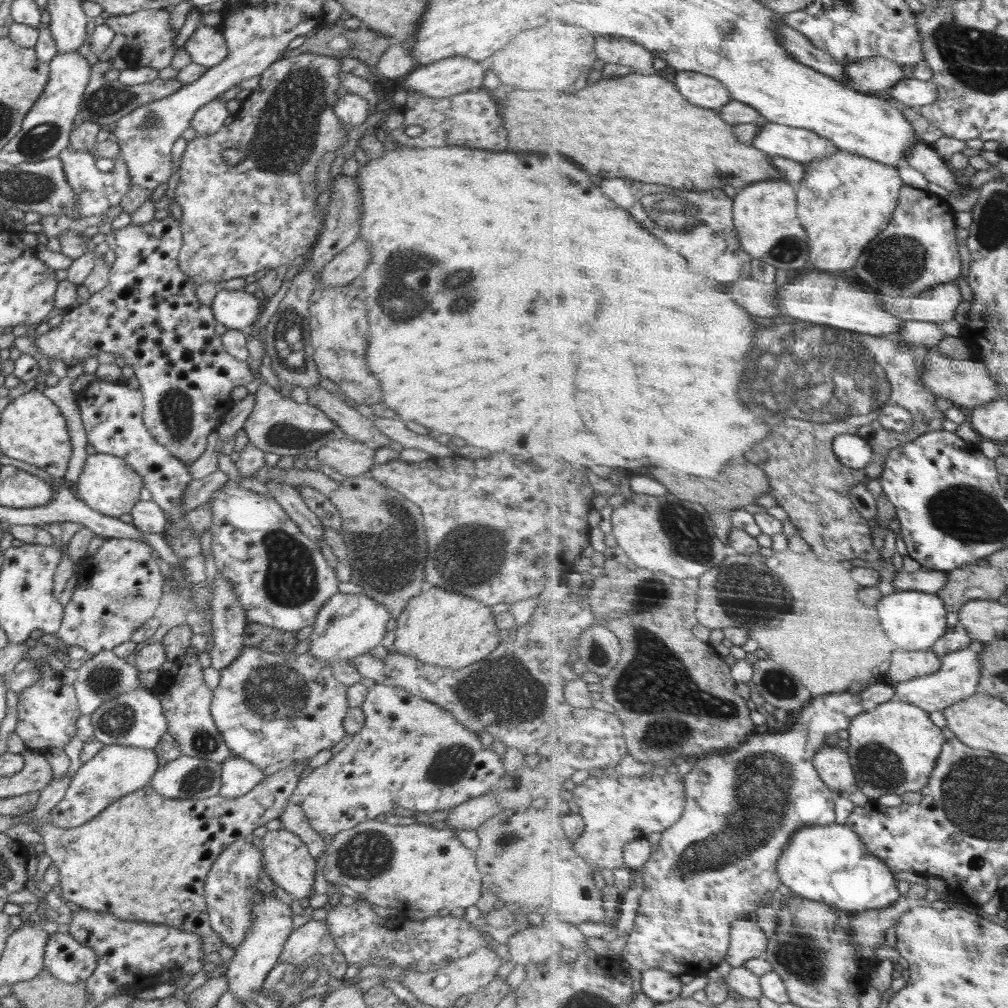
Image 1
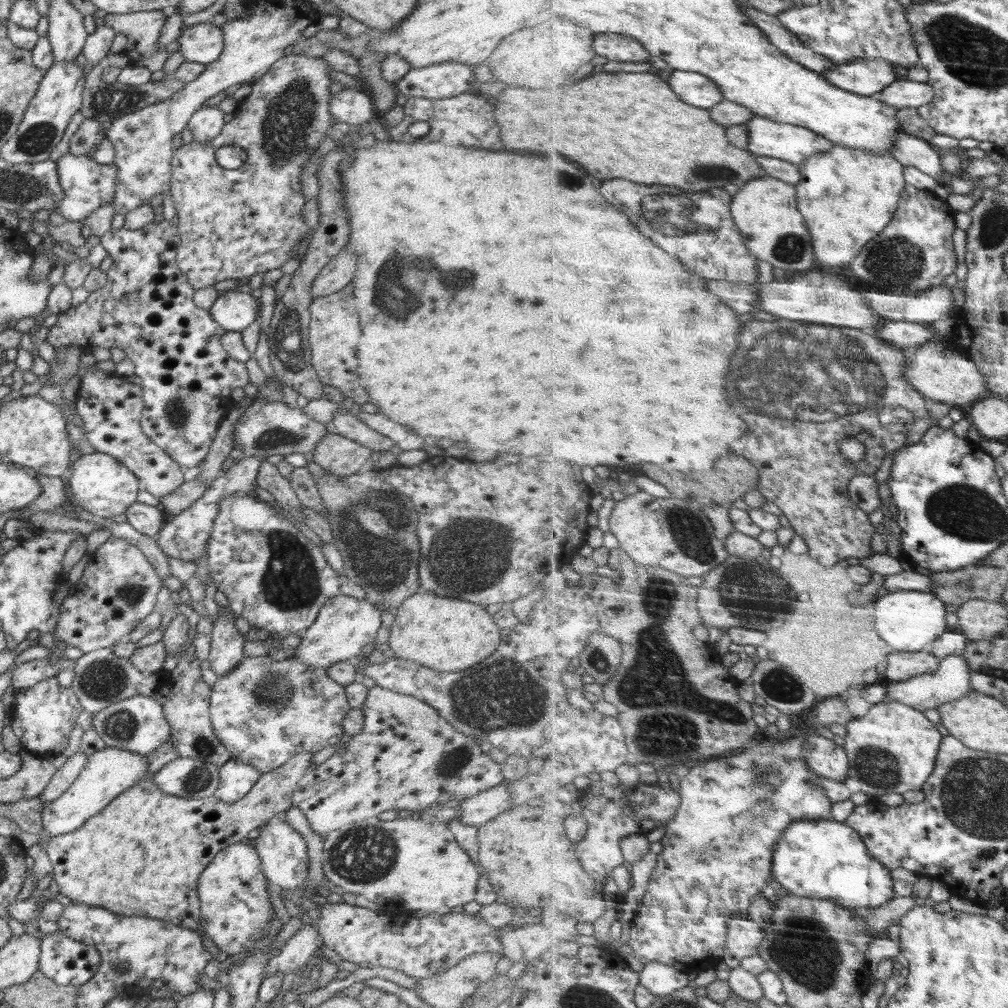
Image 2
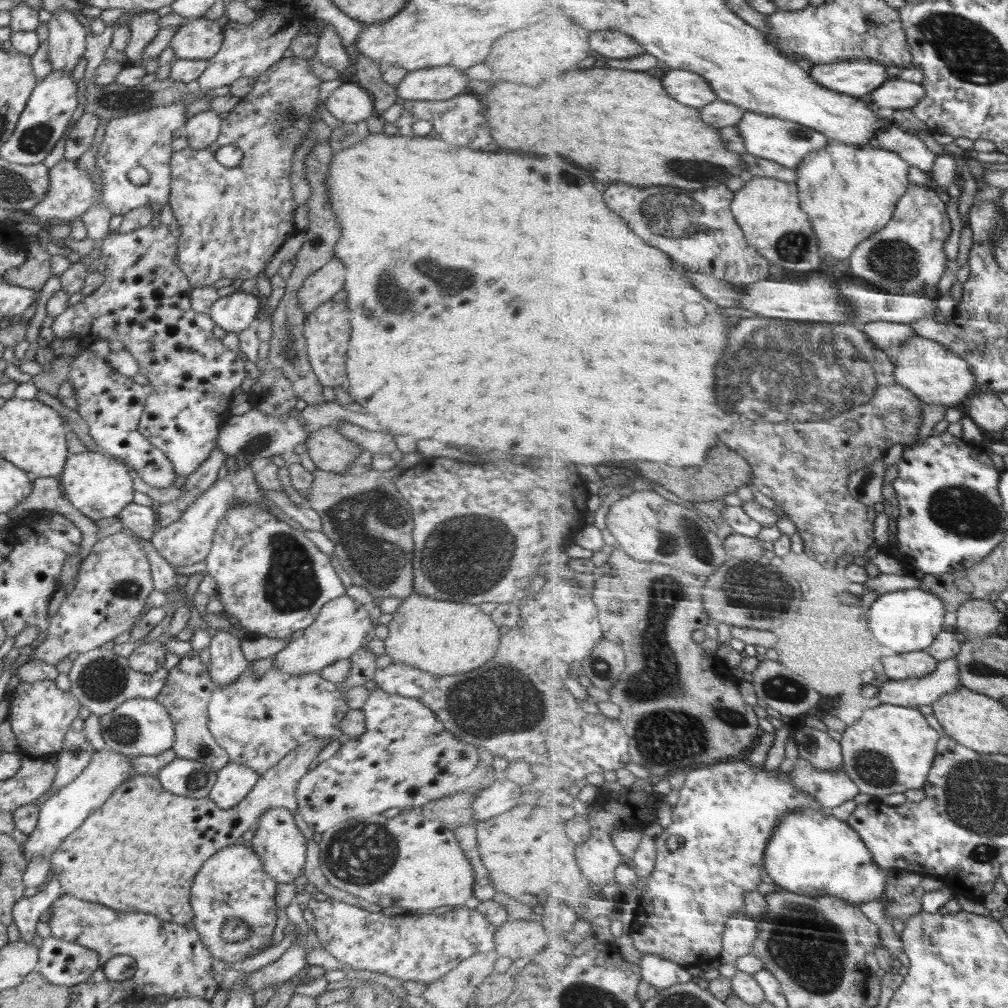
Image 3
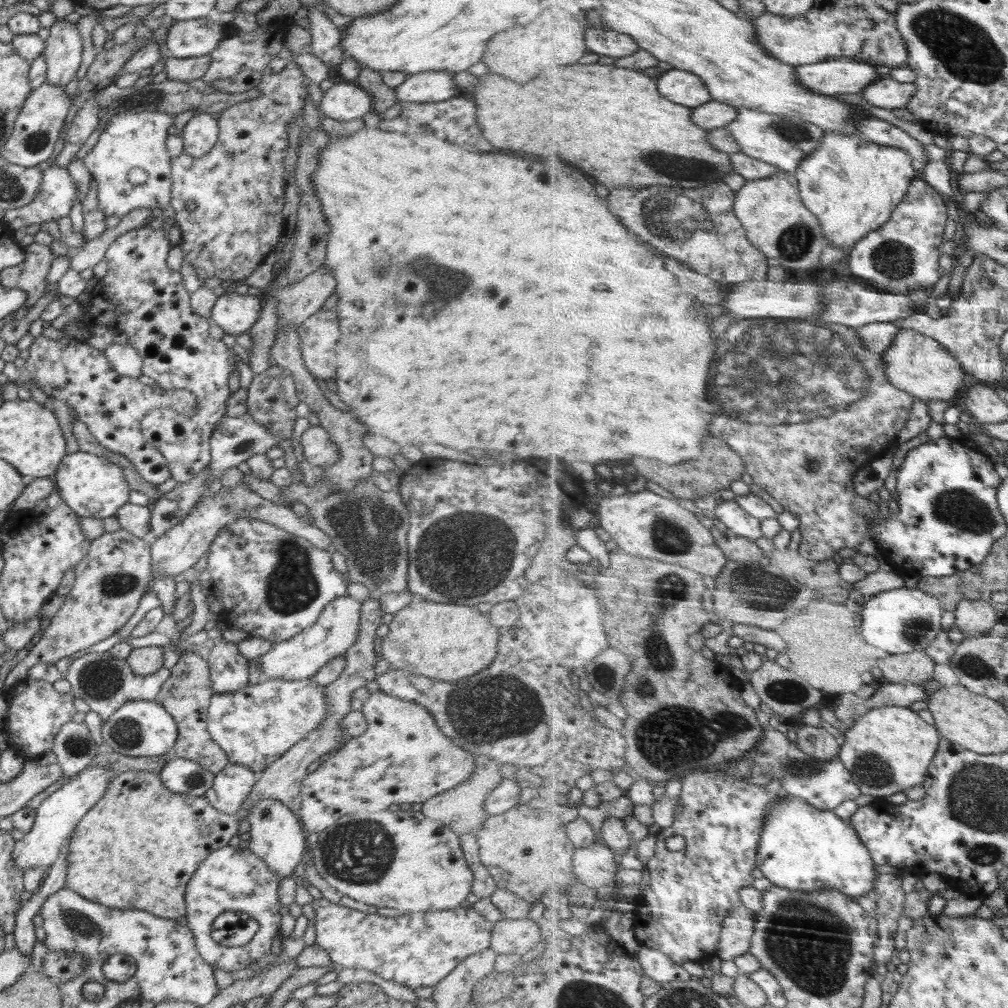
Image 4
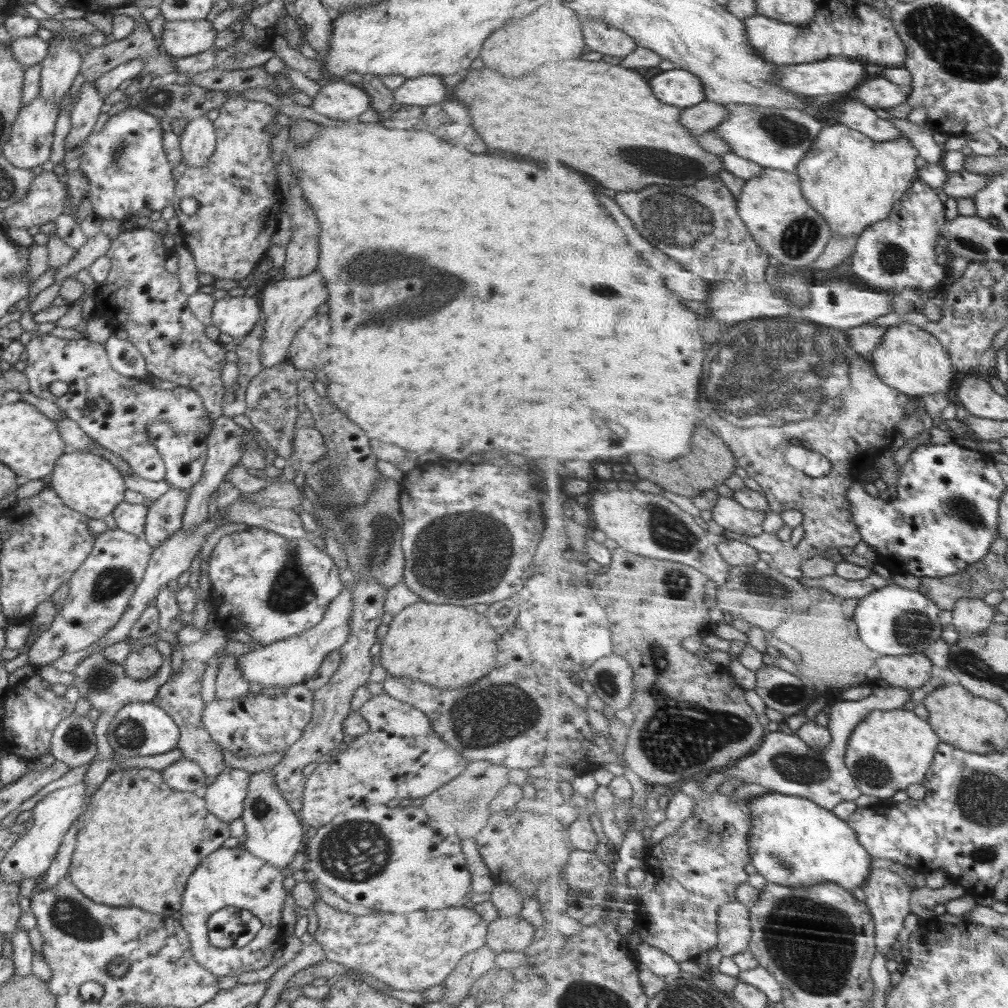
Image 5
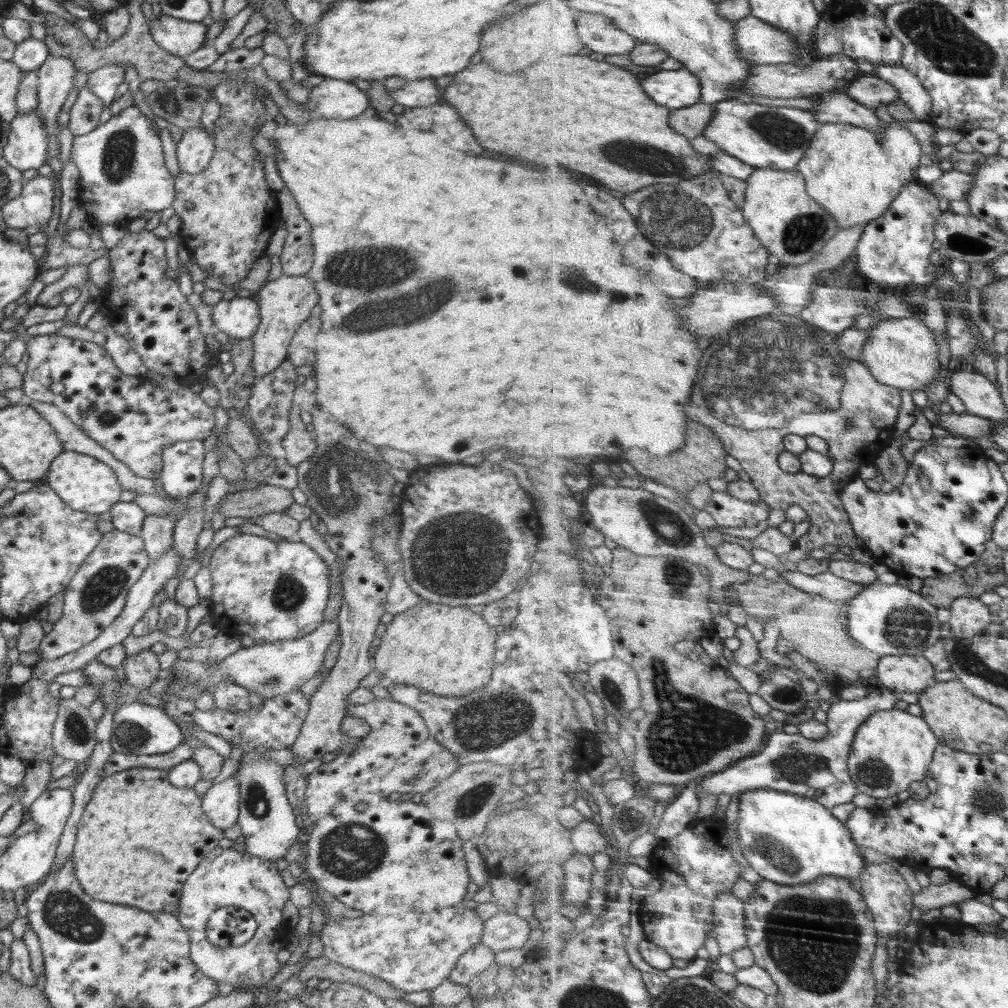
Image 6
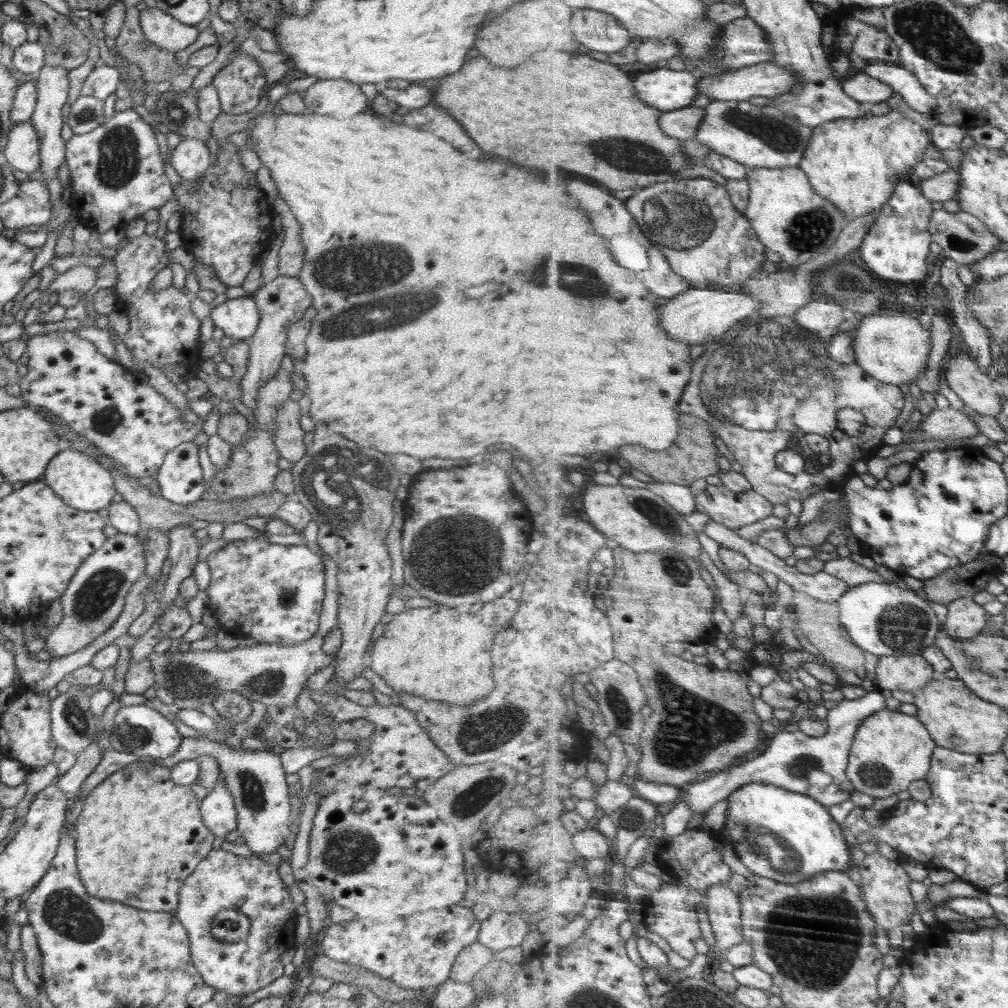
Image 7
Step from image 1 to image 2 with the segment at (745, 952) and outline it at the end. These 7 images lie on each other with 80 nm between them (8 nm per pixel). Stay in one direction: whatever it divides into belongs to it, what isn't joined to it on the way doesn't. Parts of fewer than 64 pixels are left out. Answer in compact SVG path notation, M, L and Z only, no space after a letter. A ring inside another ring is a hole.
M749 916L735 917L729 923L729 940L723 964L735 969L747 958L758 955L766 933L763 926Z

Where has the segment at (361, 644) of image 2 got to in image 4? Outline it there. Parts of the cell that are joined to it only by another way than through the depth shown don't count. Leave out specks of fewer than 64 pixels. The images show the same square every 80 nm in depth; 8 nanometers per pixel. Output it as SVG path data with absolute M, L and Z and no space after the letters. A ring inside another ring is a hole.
M346 594L330 601L318 620L288 640L276 643L268 652L256 657L258 670L265 678L304 680L313 677L329 660L342 655L358 638L361 602Z

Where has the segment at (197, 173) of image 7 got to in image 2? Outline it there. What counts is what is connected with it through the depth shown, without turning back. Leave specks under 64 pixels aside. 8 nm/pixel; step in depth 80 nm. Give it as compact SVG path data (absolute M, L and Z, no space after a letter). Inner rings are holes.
M217 106L200 107L188 121L187 128L192 132L194 144L205 144L216 138L226 124L225 112Z

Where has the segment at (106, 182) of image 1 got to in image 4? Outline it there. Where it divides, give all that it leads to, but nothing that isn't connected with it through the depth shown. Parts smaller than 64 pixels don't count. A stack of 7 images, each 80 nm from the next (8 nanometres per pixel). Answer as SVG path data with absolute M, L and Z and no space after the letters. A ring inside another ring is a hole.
M52 165L42 171L42 182L36 196L26 206L5 210L2 223L13 231L17 231L31 224L40 225L42 222L56 221L63 216L68 217L76 196L78 196L78 189L76 189L74 179L68 173L67 167Z

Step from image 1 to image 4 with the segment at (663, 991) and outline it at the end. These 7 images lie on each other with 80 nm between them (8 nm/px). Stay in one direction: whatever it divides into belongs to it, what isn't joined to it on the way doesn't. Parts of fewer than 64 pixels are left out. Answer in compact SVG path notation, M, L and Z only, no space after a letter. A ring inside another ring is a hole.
M642 946L637 955L642 962L645 974L658 982L664 984L665 982L686 982L694 978L682 964L677 963L665 952Z

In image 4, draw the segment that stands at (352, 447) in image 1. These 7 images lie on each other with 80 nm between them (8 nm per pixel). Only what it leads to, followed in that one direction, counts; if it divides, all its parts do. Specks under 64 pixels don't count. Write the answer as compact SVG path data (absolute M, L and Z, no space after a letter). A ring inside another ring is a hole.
M311 425L301 435L300 444L305 460L316 469L334 464L339 458L339 448L330 440L330 435L319 425Z

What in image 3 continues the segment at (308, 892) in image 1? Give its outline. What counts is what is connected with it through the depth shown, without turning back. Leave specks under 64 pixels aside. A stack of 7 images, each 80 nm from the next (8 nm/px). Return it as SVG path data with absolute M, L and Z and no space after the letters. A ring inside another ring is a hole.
M272 808L259 816L254 830L252 850L258 855L266 874L270 875L278 884L292 883L293 880L303 874L307 857L307 840L294 824L292 811L284 808Z

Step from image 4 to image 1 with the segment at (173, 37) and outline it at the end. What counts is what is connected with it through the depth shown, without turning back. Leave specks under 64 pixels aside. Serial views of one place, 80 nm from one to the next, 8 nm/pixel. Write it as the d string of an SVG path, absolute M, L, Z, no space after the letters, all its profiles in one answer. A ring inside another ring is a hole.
M198 24L182 48L190 55L192 62L211 69L228 55L224 35L215 27Z

